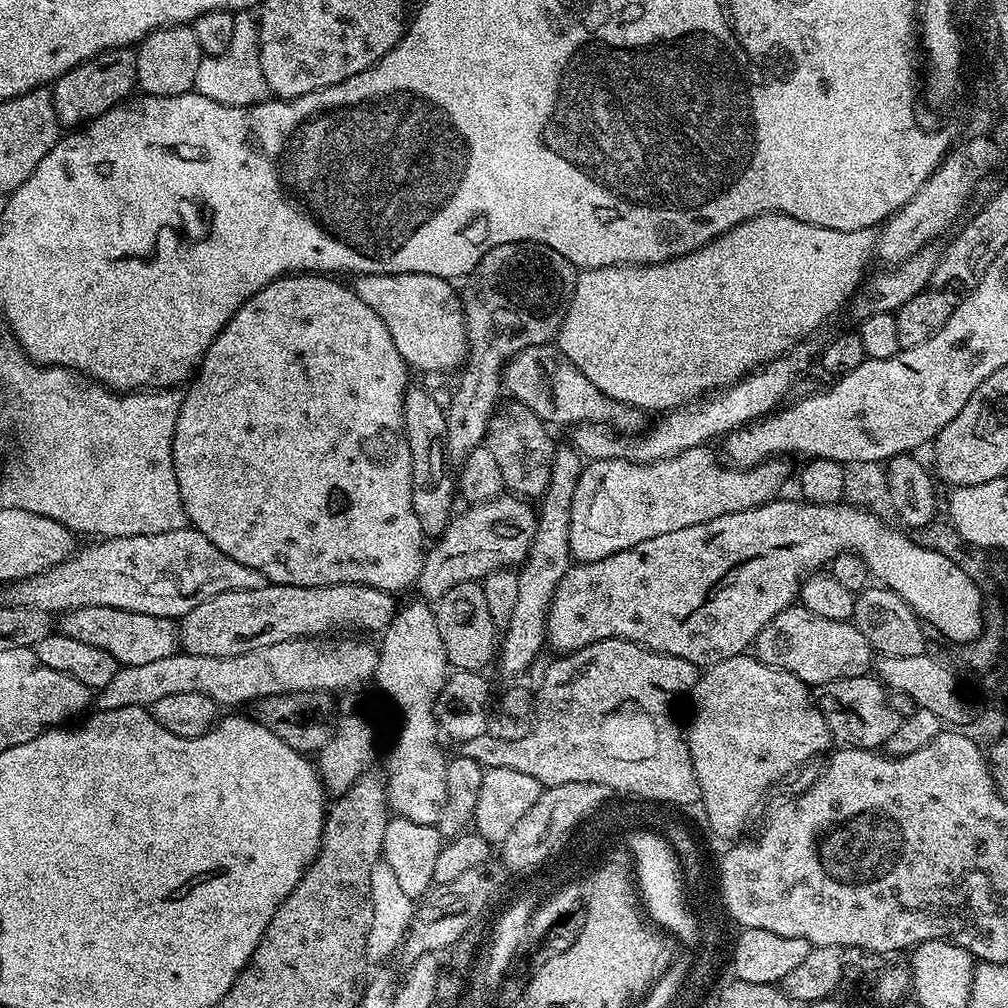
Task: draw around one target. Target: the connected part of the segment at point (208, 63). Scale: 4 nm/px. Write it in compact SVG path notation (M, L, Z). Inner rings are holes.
M248 14L236 16L234 38L221 56L205 56L198 66L198 78L194 91L226 106L245 108L251 104L261 104L269 95L266 78L262 78L262 66L258 58L260 43L254 27L254 20Z

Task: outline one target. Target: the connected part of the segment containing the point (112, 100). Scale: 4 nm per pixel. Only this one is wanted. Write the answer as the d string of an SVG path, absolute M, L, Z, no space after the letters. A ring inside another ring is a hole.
M131 47L109 48L91 60L84 60L74 70L62 74L51 85L54 114L65 129L87 125L133 95L136 83L136 54Z

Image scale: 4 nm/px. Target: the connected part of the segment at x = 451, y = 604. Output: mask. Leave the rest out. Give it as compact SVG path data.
M471 580L450 586L446 594L435 601L434 611L438 622L438 635L446 646L446 658L453 669L461 672L484 672L487 664L498 656L498 626L490 618L486 607L483 583Z

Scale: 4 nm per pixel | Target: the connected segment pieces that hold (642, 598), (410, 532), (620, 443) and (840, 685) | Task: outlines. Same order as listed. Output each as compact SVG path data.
M777 498L775 500L769 500L768 503L759 504L756 508L747 508L746 510L731 512L725 516L714 518L710 522L702 522L698 526L686 526L686 530L670 530L670 534L658 534L658 538L650 538L646 542L638 542L638 546L630 546L630 550L622 550L618 554L610 554L610 558L602 558L598 562L590 562L589 564L573 563L568 573L562 578L562 582L558 582L556 593L552 599L552 605L548 611L547 647L549 649L557 648L557 653L567 654L582 650L594 642L602 642L603 640L629 640L640 645L641 648L649 648L651 652L661 652L674 658L686 658L686 662L697 666L711 666L722 662L726 658L734 658L735 656L747 653L755 645L756 635L763 630L766 622L770 622L770 618L774 618L774 614L782 614L782 610L793 607L798 600L798 597L794 595L794 590L788 588L788 584L784 582L784 578L776 578L774 569L768 564L768 552L780 552L780 514L782 512L788 512L788 516L804 516L804 524L808 524L808 532L816 532L816 524L820 524L820 561L822 563L824 563L824 556L835 560L837 556L859 553L861 551L860 536L864 536L862 555L864 557L864 565L868 567L869 573L875 579L877 576L880 579L877 581L883 587L897 592L915 610L917 616L932 623L945 641L947 639L952 640L951 643L953 645L970 643L972 640L978 639L983 633L986 609L985 597L982 595L980 588L972 581L969 574L966 574L966 571L956 566L950 558L944 557L940 550L936 548L935 550L932 548L923 548L922 545L915 544L908 537L911 535L907 531L901 530L899 527L896 527L896 529L891 528L888 524L883 524L875 516L875 511L866 508L856 507L853 504L845 502L838 504L809 504L805 502L802 507L796 508L796 498L784 499Z
M289 274L270 282L240 307L230 322L214 338L210 350L191 377L184 401L174 426L172 461L178 478L178 494L182 498L188 524L196 528L222 554L230 554L234 562L258 570L270 584L289 584L303 588L328 588L331 584L365 584L383 592L401 594L416 583L424 565L426 537L412 505L412 467L410 446L406 446L402 406L410 387L407 362L398 354L398 346L386 330L386 322L358 298L355 287L346 288L334 278L322 274Z
M805 342L791 348L784 356L772 360L763 368L743 376L736 384L729 384L693 403L684 404L670 412L663 413L656 425L645 427L639 434L618 434L615 428L603 424L581 424L573 427L571 447L580 453L585 461L593 460L633 460L639 464L649 464L662 458L670 458L691 448L707 445L708 440L743 428L774 412L780 399L792 388L792 379L799 372L814 364L811 343Z
M871 675L842 678L815 685L814 703L824 715L837 745L849 748L879 749L884 746L901 722L901 716L890 706L889 693L883 683Z

